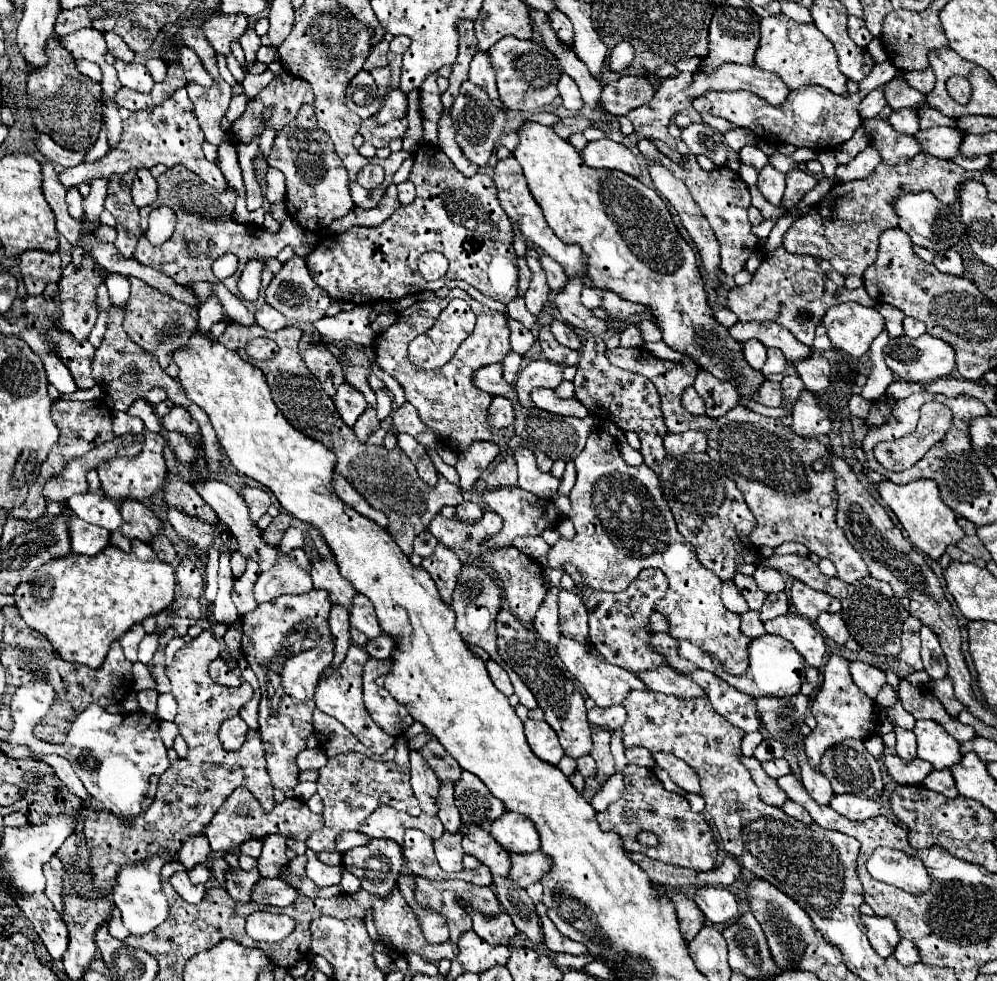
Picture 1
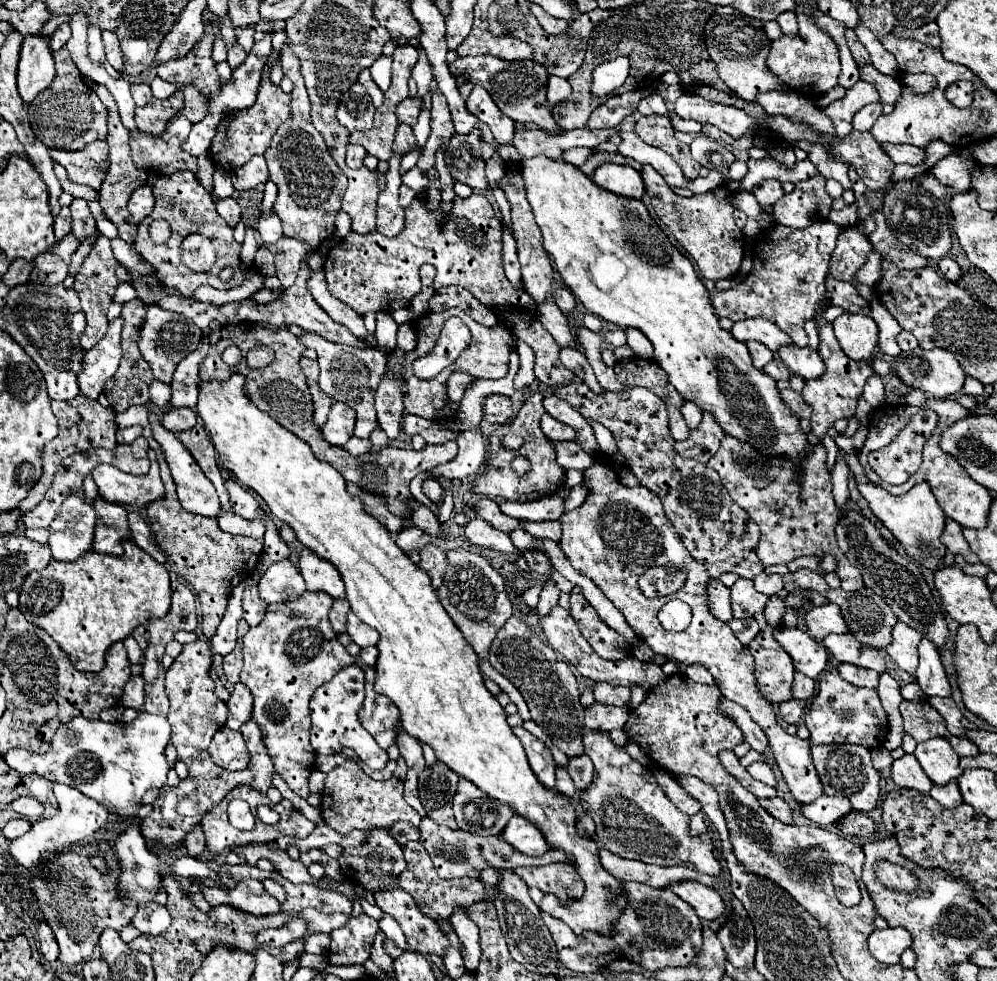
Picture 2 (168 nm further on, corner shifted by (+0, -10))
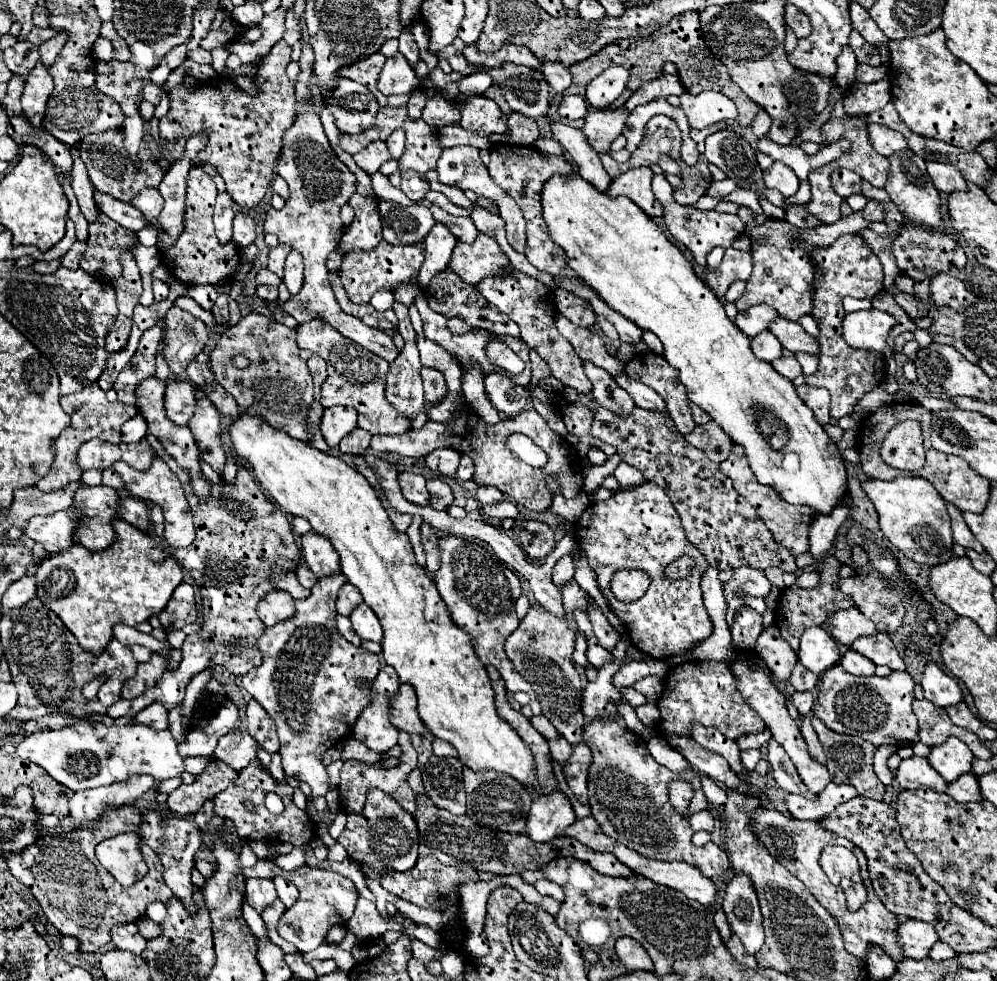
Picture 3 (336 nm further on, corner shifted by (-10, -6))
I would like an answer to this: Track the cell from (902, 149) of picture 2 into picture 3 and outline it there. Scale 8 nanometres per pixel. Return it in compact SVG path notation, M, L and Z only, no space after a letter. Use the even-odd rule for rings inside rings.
M868 125L868 139L874 147L876 153L888 157L900 149L908 149L906 141L904 141L904 135L902 133L896 133L884 125Z

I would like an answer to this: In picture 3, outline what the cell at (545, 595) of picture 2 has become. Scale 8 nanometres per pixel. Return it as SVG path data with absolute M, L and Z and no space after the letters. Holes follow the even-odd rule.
M562 555L552 569L552 581L556 587L560 587L566 581L570 581L572 577L574 577L574 559L572 559L572 555Z

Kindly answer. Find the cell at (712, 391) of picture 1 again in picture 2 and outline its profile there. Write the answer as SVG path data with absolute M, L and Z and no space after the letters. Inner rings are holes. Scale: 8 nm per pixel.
M708 411L704 413L700 425L690 431L690 437L686 441L676 443L676 453L684 459L696 459L700 463L708 463L712 455L718 451L718 445L724 437L722 427L718 425L716 417L712 417Z

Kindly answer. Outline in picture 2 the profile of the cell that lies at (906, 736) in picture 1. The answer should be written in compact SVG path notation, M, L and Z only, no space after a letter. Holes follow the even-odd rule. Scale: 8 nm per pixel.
M908 753L892 763L892 781L898 787L916 789L916 791L922 791L922 793L928 793L930 787L932 787L932 781L922 771L922 767L916 761L916 757L908 755Z

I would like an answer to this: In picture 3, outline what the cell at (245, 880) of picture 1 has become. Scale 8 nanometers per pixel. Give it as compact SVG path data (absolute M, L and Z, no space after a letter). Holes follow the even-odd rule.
M260 859L254 867L248 867L242 871L246 879L250 878L268 878L273 879L276 876L290 879L298 891L300 897L296 901L296 905L292 905L292 909L286 909L280 923L278 923L278 935L286 941L290 941L300 953L308 953L312 949L316 949L316 945L320 945L328 933L328 929L332 925L346 925L348 919L354 913L354 905L358 901L358 891L354 887L354 883L346 877L342 877L340 873L332 873L332 871L320 871L314 867L300 867L296 871L284 871L280 867L276 867L274 861L264 861Z

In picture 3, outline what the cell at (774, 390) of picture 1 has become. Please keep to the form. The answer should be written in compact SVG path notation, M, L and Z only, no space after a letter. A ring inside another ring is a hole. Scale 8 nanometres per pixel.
M800 385L796 387L796 393L814 411L814 417L820 425L826 425L830 421L830 393L826 389Z

